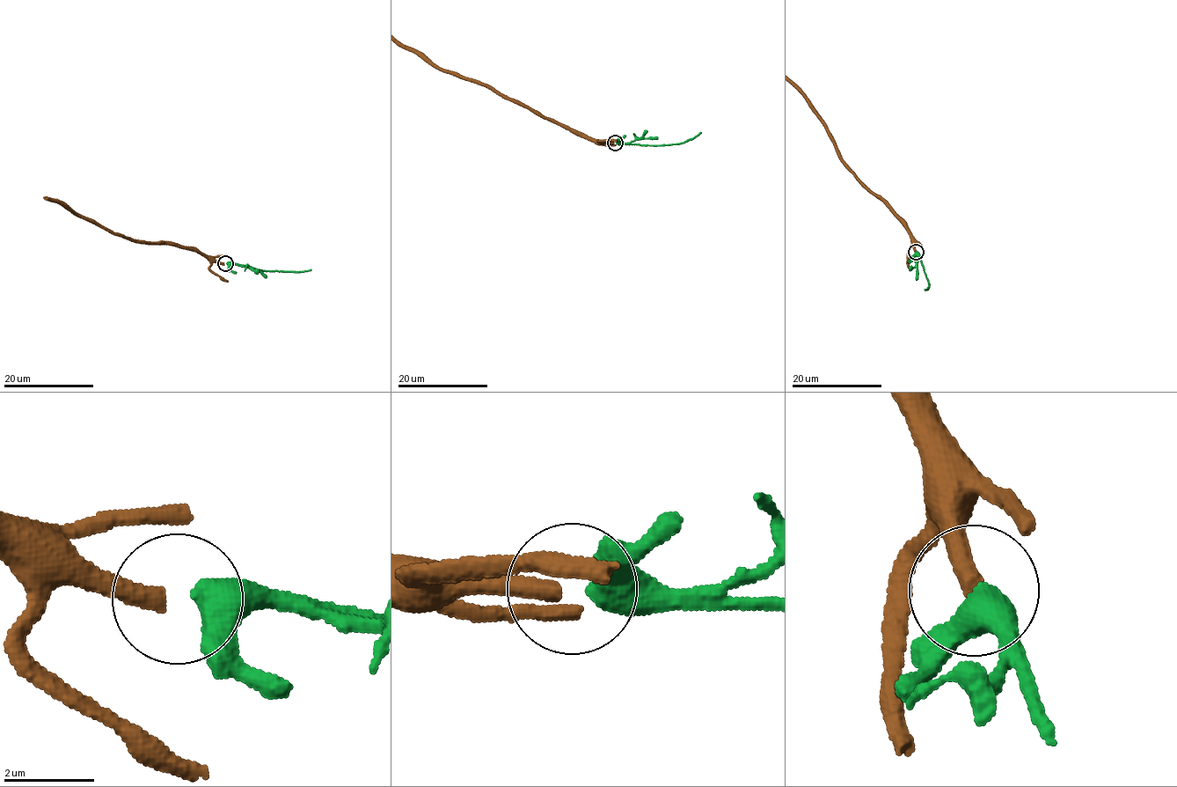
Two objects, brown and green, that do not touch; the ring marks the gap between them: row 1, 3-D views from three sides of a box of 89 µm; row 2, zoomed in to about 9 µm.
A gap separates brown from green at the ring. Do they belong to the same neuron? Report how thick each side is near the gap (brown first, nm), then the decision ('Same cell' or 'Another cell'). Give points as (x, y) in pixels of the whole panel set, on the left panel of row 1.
Thickness 420 nm (brown) against 650 nm. Same cell

